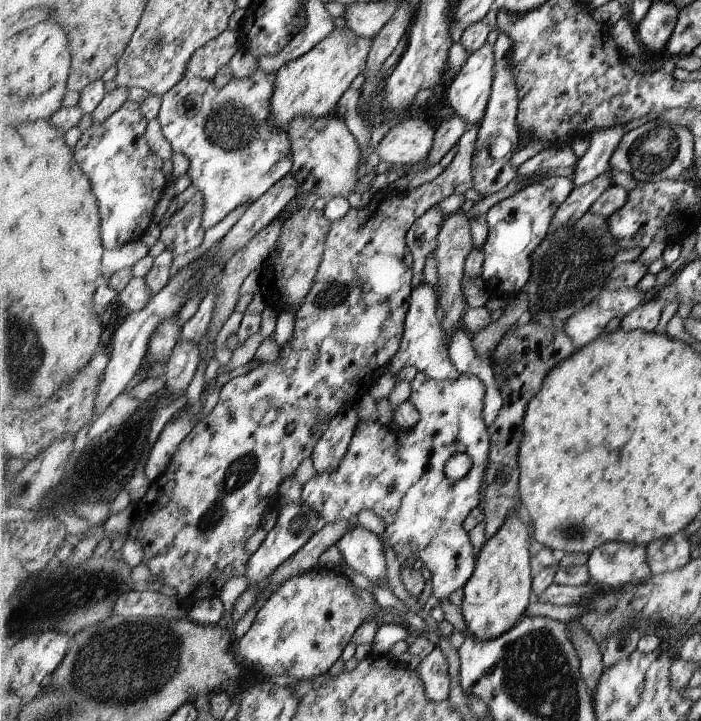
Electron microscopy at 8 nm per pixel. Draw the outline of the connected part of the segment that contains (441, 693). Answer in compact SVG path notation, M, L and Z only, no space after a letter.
M435 648L417 670L424 682L426 696L430 700L434 702L449 700L452 680L448 674L448 660L440 648Z

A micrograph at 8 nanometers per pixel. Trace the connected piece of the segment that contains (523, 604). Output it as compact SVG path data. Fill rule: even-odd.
M519 511L510 512L504 520L504 524L498 528L498 532L488 538L486 543L480 550L479 558L476 558L475 574L472 574L471 581L464 586L464 599L463 599L463 616L468 624L468 630L482 640L493 640L499 638L502 634L508 633L516 622L522 619L522 614L526 612L528 608L528 600L530 600L530 582L532 582L532 576L530 576L530 554L528 554L528 548L526 548L526 540L530 540L530 534L528 534L528 528L522 524L522 520L514 514L518 514Z

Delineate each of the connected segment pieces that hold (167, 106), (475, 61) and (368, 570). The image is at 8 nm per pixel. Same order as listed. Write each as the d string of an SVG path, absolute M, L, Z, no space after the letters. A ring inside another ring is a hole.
M258 68L250 76L235 77L222 90L215 81L185 77L162 96L163 108L158 120L175 153L190 158L189 176L206 198L203 217L206 231L218 226L238 206L261 198L276 182L291 173L290 138L287 132L276 130L270 122L276 74Z
M484 44L476 53L470 54L464 66L460 68L460 72L452 82L447 83L445 87L446 102L451 105L458 116L462 116L466 120L466 127L481 124L486 117L487 105L491 99L491 87L495 81L495 50L489 44Z
M357 524L336 546L347 567L364 575L372 584L388 582L383 540L374 532Z

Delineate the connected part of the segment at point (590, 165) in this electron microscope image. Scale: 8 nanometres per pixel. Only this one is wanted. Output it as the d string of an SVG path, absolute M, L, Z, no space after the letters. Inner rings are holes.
M618 124L600 132L592 132L589 135L590 142L588 150L576 163L572 175L573 184L582 186L586 182L592 182L600 174L611 169L610 158L614 150L618 148L622 136L624 136L625 124Z

